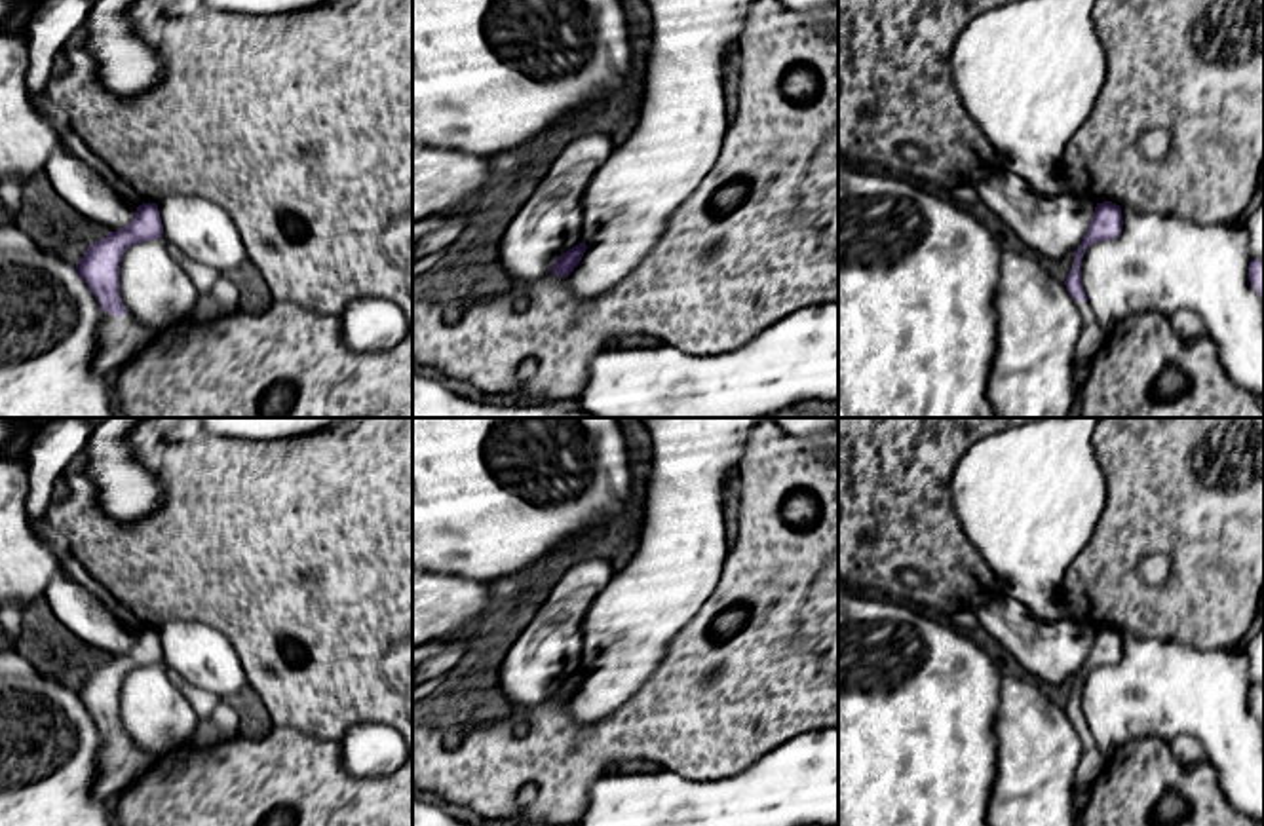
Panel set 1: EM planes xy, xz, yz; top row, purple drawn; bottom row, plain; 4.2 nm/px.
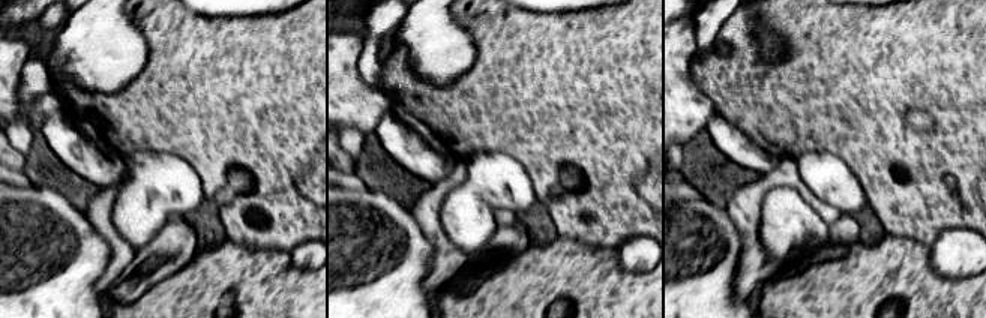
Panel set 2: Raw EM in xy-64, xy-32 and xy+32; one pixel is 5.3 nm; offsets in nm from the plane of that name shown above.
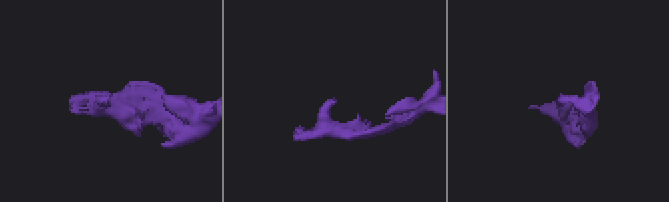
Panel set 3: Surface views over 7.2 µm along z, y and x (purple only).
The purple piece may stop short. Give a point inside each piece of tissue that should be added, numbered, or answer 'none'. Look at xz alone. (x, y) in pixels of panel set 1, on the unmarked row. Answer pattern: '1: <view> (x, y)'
none

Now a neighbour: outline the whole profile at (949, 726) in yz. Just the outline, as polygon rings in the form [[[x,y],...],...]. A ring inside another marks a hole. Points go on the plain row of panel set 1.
[[[838,583],[838,826],[988,826],[1002,678],[994,659],[948,619]]]

